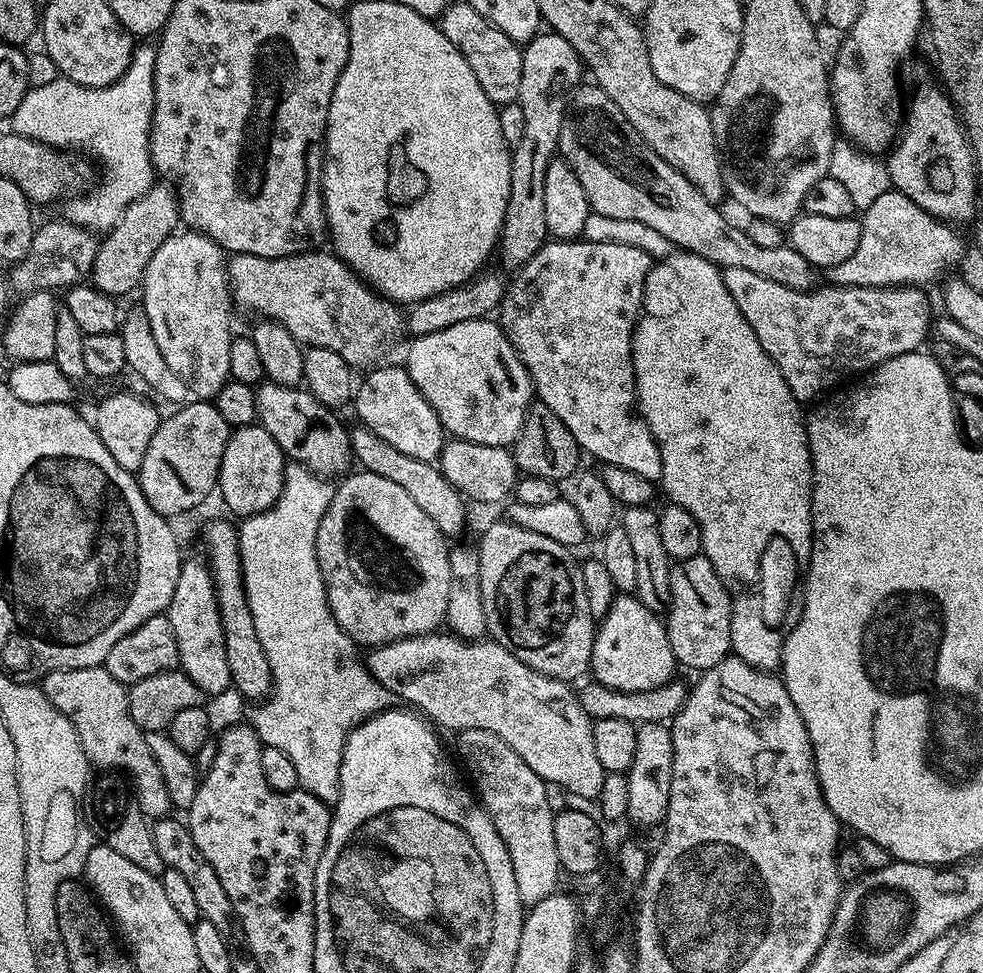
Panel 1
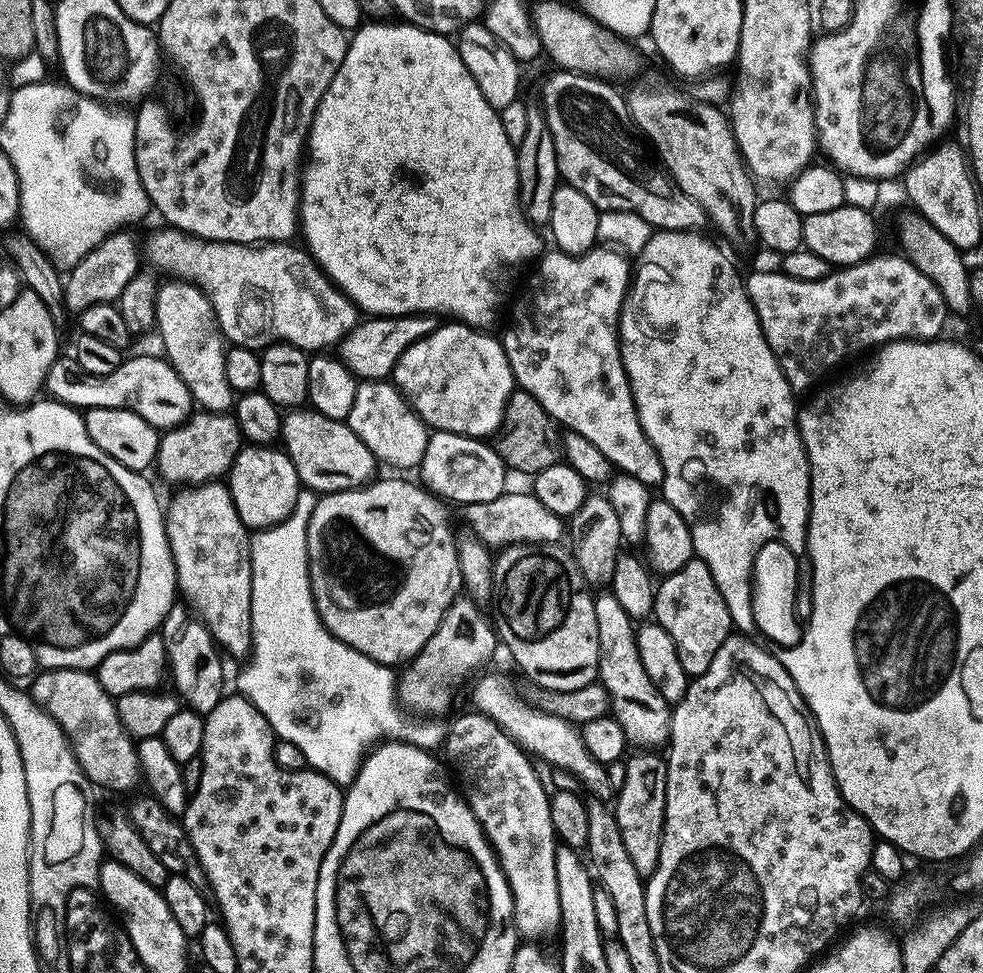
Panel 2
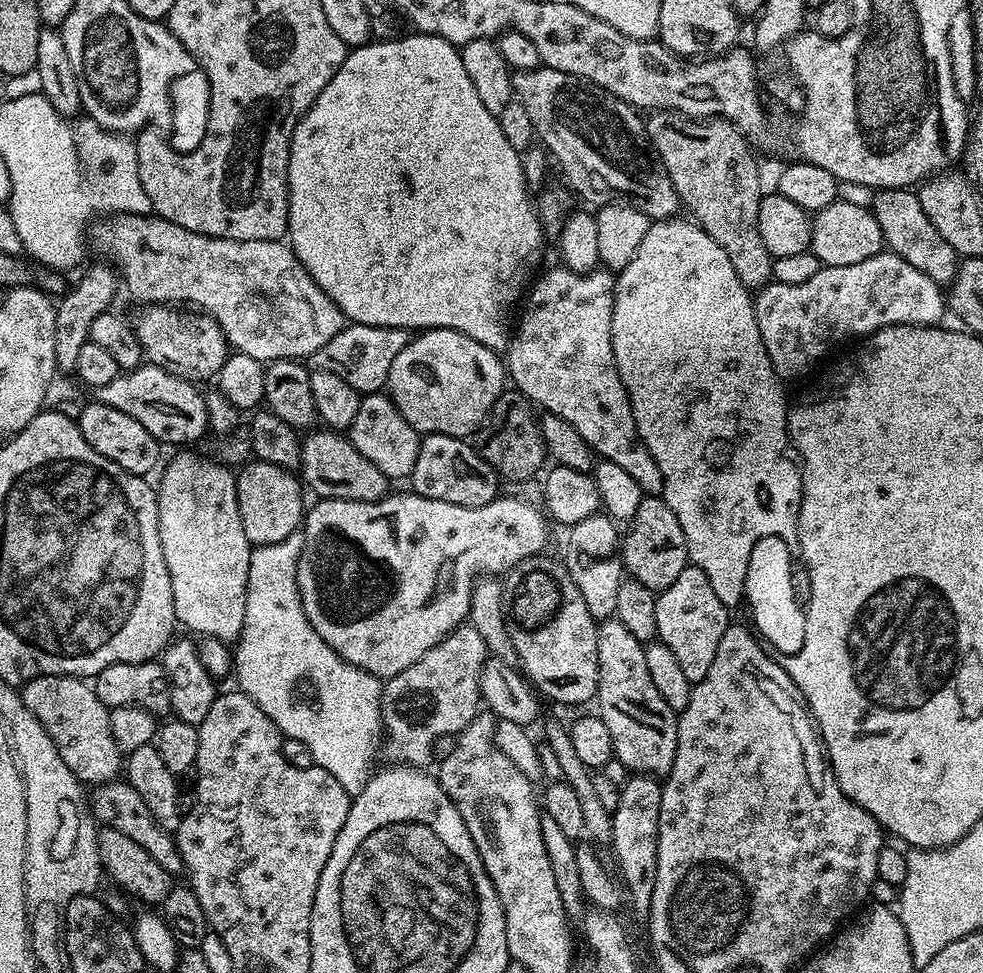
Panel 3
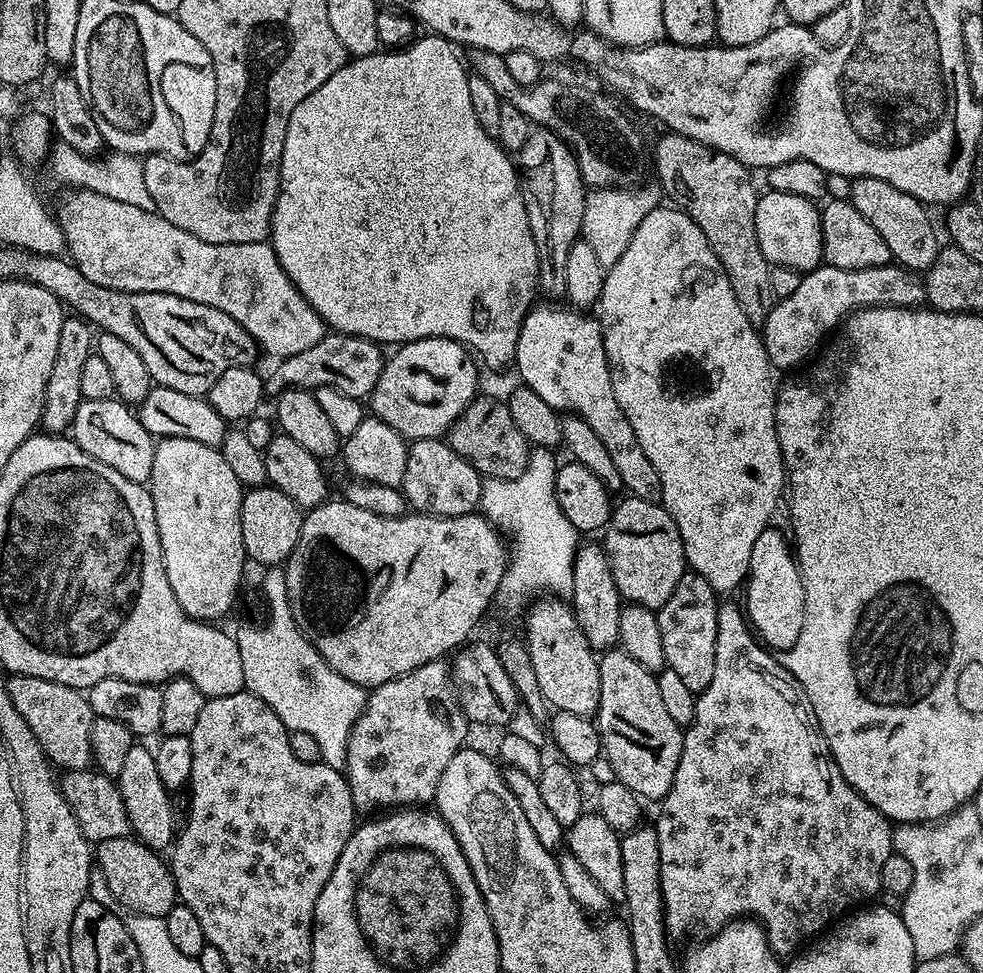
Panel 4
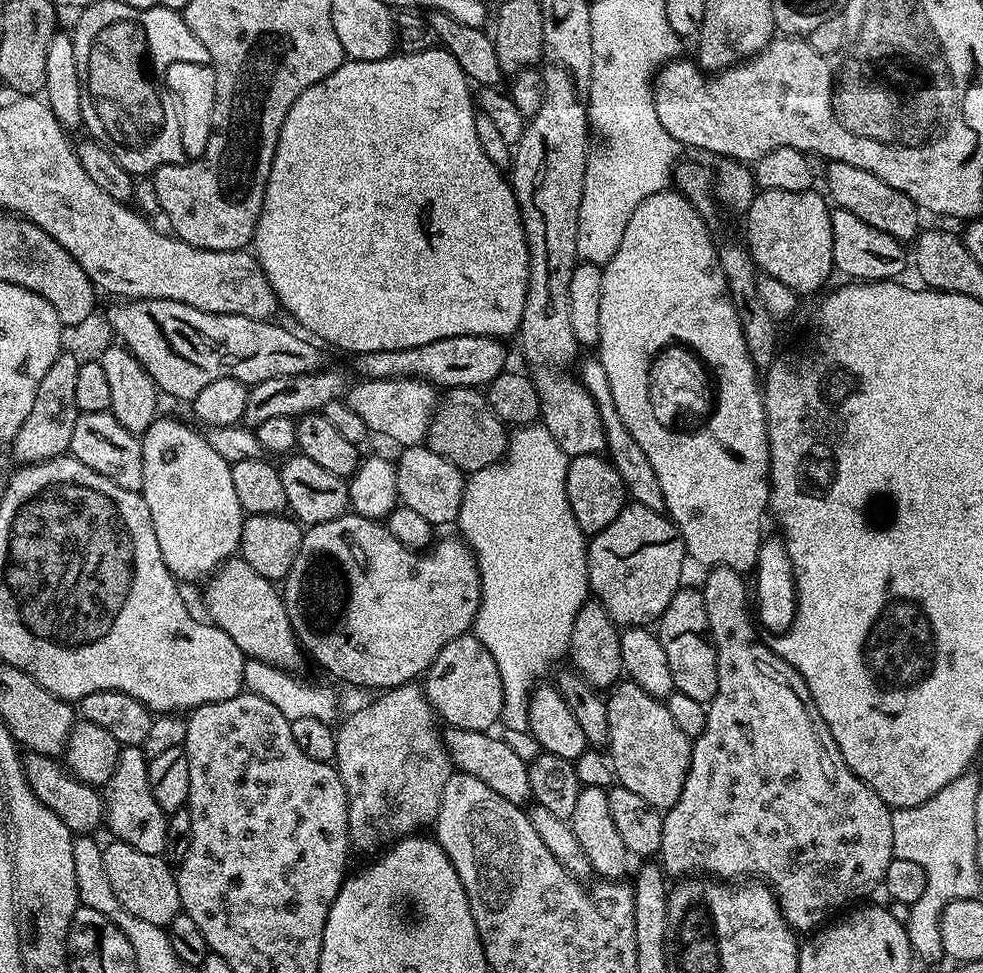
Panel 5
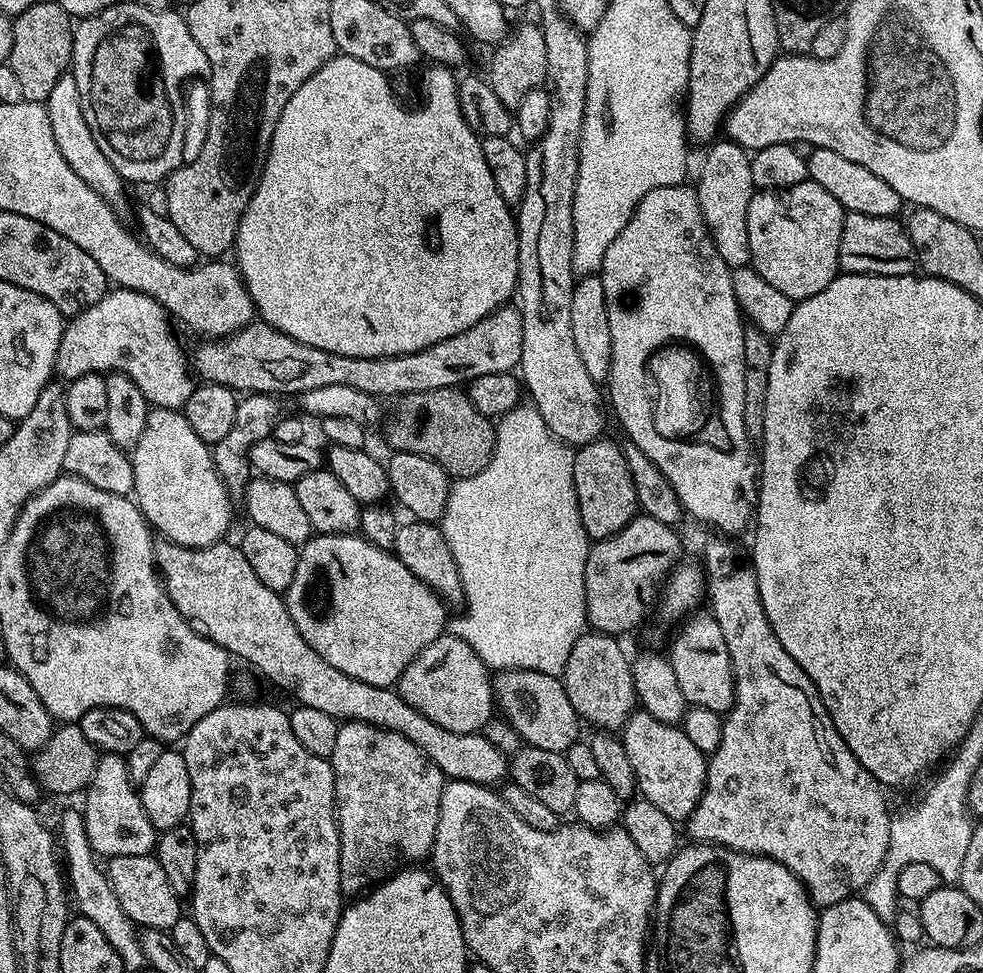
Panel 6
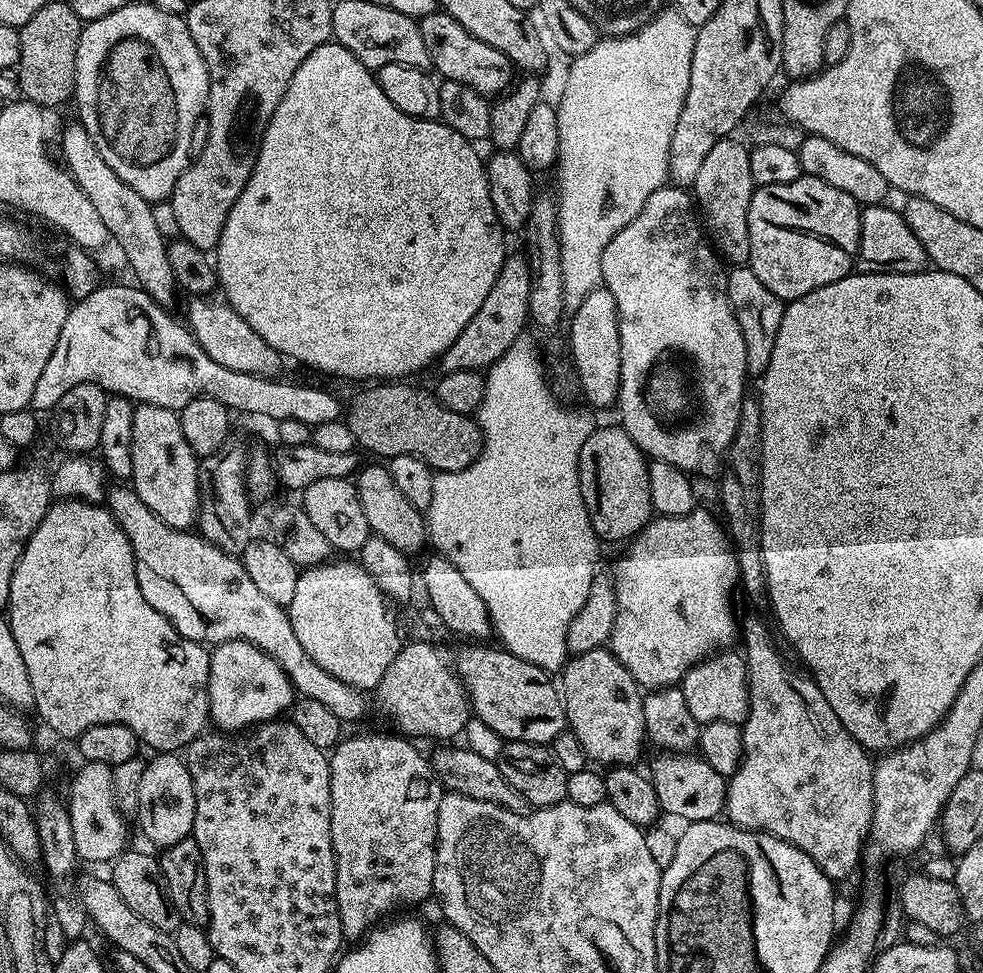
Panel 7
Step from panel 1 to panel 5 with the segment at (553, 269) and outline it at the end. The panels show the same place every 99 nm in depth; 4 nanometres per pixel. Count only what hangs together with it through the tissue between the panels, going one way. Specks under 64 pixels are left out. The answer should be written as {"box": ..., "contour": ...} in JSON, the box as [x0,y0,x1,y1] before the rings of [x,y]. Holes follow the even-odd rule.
{"box":[578,358,664,512],"contour":[[[592,358],[592,360],[586,361],[581,366],[578,380],[584,385],[590,397],[597,404],[598,413],[600,413],[602,418],[602,426],[605,427],[607,459],[612,461],[614,470],[618,470],[618,474],[624,483],[624,489],[628,491],[629,497],[637,504],[650,506],[650,510],[664,512],[662,485],[658,482],[658,474],[654,474],[654,466],[650,466],[642,446],[638,446],[638,442],[634,442],[634,438],[630,434],[630,430],[626,430],[622,418],[618,418],[618,410],[612,408],[614,406],[614,398],[610,394],[610,382],[606,379],[606,370],[602,370],[602,362],[599,358]]]}

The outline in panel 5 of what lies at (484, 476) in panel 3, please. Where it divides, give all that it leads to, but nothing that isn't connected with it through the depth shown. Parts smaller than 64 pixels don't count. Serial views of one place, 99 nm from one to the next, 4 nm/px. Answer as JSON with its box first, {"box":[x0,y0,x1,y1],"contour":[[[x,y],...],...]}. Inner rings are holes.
{"box":[395,444,466,526],"contour":[[[415,444],[409,448],[399,449],[400,457],[395,457],[396,477],[398,478],[398,494],[400,504],[415,510],[426,522],[434,526],[440,524],[455,525],[460,519],[462,498],[466,483],[465,473],[461,472],[454,462],[446,462],[442,454],[434,454],[424,444]]]}

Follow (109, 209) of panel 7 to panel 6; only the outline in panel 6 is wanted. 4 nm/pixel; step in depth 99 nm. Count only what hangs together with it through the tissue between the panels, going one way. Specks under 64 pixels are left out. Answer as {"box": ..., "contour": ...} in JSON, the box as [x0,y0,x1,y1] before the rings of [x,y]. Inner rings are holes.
{"box":[43,74,128,217],"contour":[[[65,74],[62,78],[58,78],[54,90],[50,90],[43,106],[50,114],[54,143],[62,153],[62,158],[66,158],[66,166],[70,166],[70,170],[74,170],[74,174],[78,174],[78,178],[82,178],[82,182],[86,182],[86,186],[90,186],[90,190],[98,194],[98,198],[105,200],[116,211],[117,216],[127,217],[128,196],[124,193],[126,181],[118,174],[118,170],[114,170],[110,158],[102,154],[98,142],[94,142],[94,134],[90,134],[90,126],[86,123],[86,114],[82,114],[82,98],[78,98],[78,82],[74,82],[72,75]]]}

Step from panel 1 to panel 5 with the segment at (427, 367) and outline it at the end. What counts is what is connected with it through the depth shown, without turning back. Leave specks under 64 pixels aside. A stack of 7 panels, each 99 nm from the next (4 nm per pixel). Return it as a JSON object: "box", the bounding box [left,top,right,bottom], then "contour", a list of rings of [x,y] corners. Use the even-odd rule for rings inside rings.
{"box":[346,376,438,448],"contour":[[[403,376],[402,378],[380,378],[378,380],[357,379],[346,393],[346,402],[354,414],[366,422],[369,433],[385,436],[396,446],[409,448],[424,444],[428,427],[436,412],[438,392],[427,380]]]}

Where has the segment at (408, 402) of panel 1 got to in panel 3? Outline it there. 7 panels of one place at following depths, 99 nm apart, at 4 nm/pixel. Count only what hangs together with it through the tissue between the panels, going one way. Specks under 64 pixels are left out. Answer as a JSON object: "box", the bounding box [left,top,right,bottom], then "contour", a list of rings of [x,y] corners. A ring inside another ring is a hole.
{"box":[346,391,422,482],"contour":[[[383,391],[365,395],[358,406],[358,415],[355,416],[351,426],[347,428],[346,435],[352,441],[354,450],[358,450],[358,454],[362,454],[362,458],[374,462],[374,466],[378,466],[378,470],[382,470],[382,474],[386,474],[389,481],[396,482],[403,476],[404,479],[411,477],[414,462],[418,462],[418,450],[422,436],[421,433],[414,430],[414,426],[410,426],[410,422],[406,422],[406,418],[402,418],[402,414],[398,414],[398,406],[394,406],[391,396]]]}

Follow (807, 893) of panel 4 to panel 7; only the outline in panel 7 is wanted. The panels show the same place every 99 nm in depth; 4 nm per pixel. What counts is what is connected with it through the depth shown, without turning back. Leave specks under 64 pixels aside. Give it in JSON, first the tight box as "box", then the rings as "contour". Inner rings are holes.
{"box":[723,618,874,882],"contour":[[[750,618],[745,623],[744,621],[741,623],[741,631],[742,631],[742,644],[744,640],[744,648],[742,647],[742,655],[744,661],[746,662],[746,674],[748,675],[748,693],[750,694],[750,706],[748,707],[748,717],[745,718],[742,731],[740,734],[740,738],[742,740],[742,746],[744,747],[744,753],[742,754],[742,758],[740,759],[740,765],[736,767],[736,772],[733,776],[727,777],[726,785],[728,788],[728,793],[726,794],[726,798],[724,799],[724,810],[723,815],[726,817],[727,823],[734,824],[738,828],[749,828],[752,832],[769,832],[772,836],[777,836],[780,840],[785,840],[786,842],[793,844],[798,848],[798,850],[802,850],[806,854],[810,856],[820,867],[825,874],[827,874],[828,879],[833,882],[839,882],[839,880],[844,880],[848,875],[851,874],[852,871],[855,870],[856,867],[860,864],[860,856],[862,860],[862,853],[866,848],[866,841],[868,838],[868,832],[872,828],[872,815],[874,814],[874,778],[872,777],[872,770],[874,767],[873,757],[870,755],[868,749],[863,748],[853,736],[845,730],[842,726],[842,722],[838,722],[838,714],[834,714],[834,710],[830,710],[830,702],[826,702],[826,698],[822,694],[822,690],[818,690],[818,686],[816,685],[816,681],[809,678],[803,671],[795,672],[794,669],[791,668],[790,665],[787,664],[786,661],[780,657],[780,652],[776,649],[776,644],[772,641],[772,636],[768,633],[767,626],[758,618]]]}

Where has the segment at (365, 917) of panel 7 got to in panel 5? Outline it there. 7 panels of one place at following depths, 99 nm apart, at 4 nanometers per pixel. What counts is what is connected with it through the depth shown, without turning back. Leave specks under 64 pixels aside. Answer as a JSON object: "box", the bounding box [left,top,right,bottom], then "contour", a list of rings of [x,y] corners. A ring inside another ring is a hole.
{"box":[334,683,453,853],"contour":[[[419,683],[403,684],[397,688],[389,688],[381,691],[377,700],[372,700],[369,704],[364,704],[361,708],[356,708],[344,721],[339,721],[336,733],[336,758],[334,767],[336,773],[342,778],[342,786],[346,790],[346,798],[348,799],[348,843],[353,849],[356,848],[360,852],[379,853],[381,850],[393,845],[398,840],[403,840],[406,836],[415,836],[424,827],[435,825],[436,815],[442,806],[442,790],[446,790],[446,782],[453,774],[452,759],[448,757],[448,752],[444,749],[441,729],[436,729],[438,725],[438,717],[433,712],[428,699],[424,697],[424,689]]]}

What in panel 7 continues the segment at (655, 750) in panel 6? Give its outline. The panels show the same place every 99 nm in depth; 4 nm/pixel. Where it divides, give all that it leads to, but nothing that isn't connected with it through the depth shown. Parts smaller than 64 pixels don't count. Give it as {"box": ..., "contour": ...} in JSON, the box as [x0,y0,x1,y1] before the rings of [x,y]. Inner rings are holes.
{"box":[650,752,728,822],"contour":[[[664,752],[652,760],[650,779],[658,794],[661,813],[677,816],[680,822],[702,822],[717,819],[723,813],[728,793],[726,778],[699,755]]]}

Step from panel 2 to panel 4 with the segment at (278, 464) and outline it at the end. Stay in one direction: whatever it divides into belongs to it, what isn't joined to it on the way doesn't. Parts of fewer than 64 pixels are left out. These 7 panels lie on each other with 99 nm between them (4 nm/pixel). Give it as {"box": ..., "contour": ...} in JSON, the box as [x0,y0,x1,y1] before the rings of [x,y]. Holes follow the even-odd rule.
{"box":[240,486,305,566],"contour":[[[252,486],[241,495],[240,521],[244,554],[249,561],[263,566],[280,566],[298,546],[302,534],[305,513],[296,505],[294,498],[282,494],[282,490],[271,486]]]}

